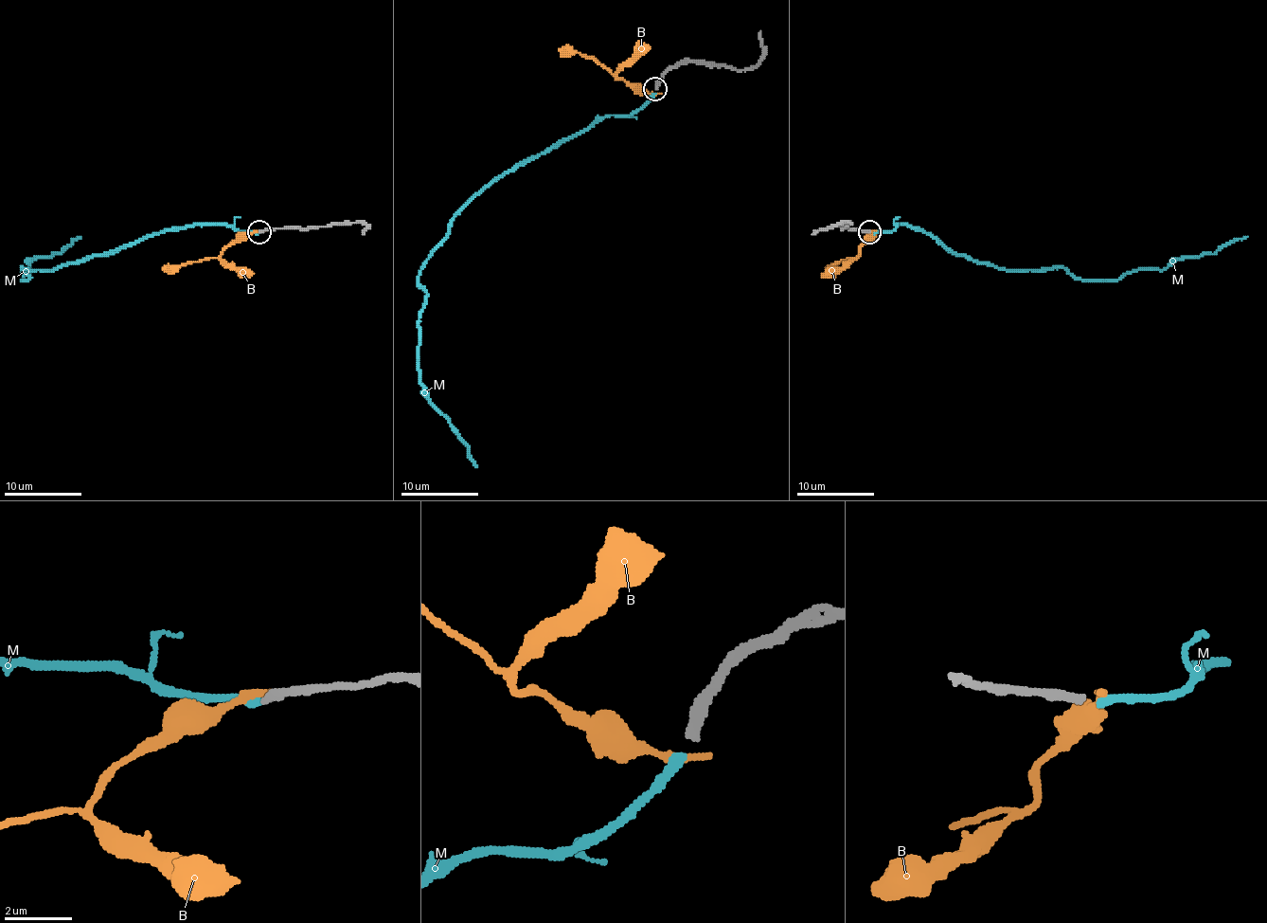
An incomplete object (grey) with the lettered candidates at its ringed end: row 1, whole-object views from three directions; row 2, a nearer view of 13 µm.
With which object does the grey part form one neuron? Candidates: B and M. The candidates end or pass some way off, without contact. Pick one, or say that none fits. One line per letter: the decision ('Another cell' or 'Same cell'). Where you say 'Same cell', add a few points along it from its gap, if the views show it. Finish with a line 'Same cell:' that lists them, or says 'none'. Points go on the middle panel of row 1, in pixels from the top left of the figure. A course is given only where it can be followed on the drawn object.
B: Another cell
M: Same cell. Its course: (655, 93), (494, 177), (420, 270), (419, 383), (476, 466)
Same cell: M

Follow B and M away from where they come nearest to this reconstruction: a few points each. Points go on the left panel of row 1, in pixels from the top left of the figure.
B: (259, 230), (240, 234), (217, 258), (166, 265), (162, 269)
M: (259, 232), (171, 226), (55, 269), (22, 267), (29, 275), (22, 279), (32, 260), (80, 236)

